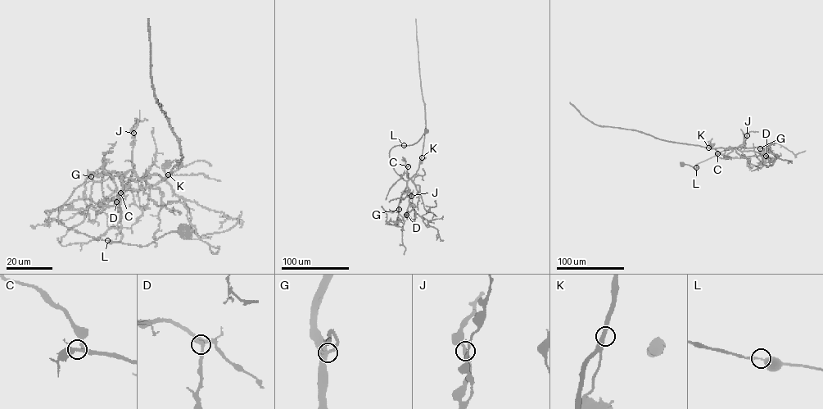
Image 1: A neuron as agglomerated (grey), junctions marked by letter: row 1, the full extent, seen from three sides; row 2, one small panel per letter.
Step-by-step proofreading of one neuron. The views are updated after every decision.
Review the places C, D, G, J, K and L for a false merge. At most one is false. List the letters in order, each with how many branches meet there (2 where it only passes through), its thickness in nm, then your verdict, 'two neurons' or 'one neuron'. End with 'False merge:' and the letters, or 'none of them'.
C: 2 branches meet; 340 nm thick; one neuron
D: 2 branches meet; 240 nm thick; one neuron
G: 2 branches meet; 400 nm thick; one neuron
J: 2 branches meet; 400 nm thick; one neuron
K: 2 branches meet; 360 nm thick; one neuron
L: 2 branches meet; 320 nm thick; one neuron
False merge: none of them

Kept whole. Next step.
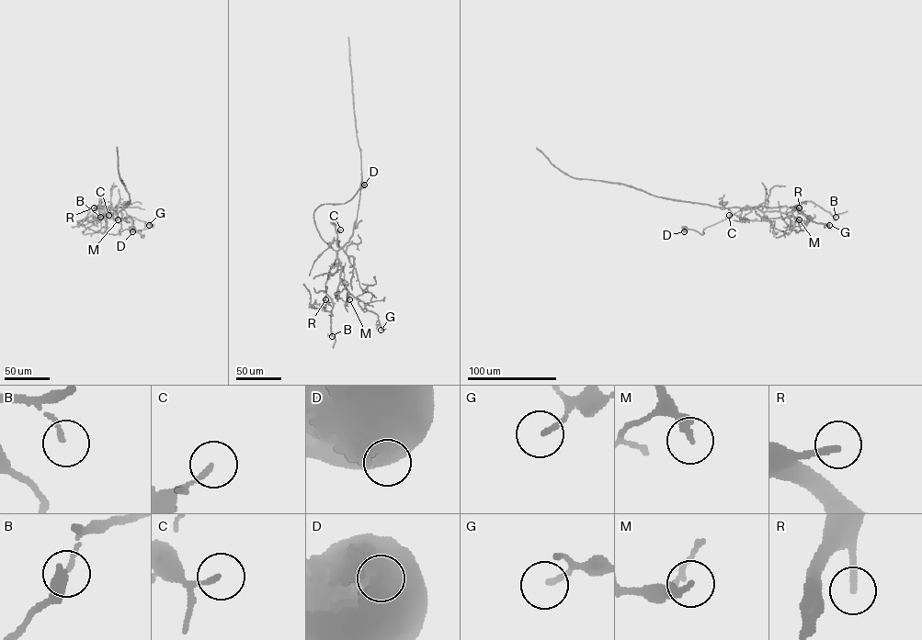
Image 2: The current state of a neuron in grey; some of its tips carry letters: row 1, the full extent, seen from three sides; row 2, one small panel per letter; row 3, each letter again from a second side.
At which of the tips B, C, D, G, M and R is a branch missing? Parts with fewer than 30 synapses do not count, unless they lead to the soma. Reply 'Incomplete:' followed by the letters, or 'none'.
Incomplete: R

